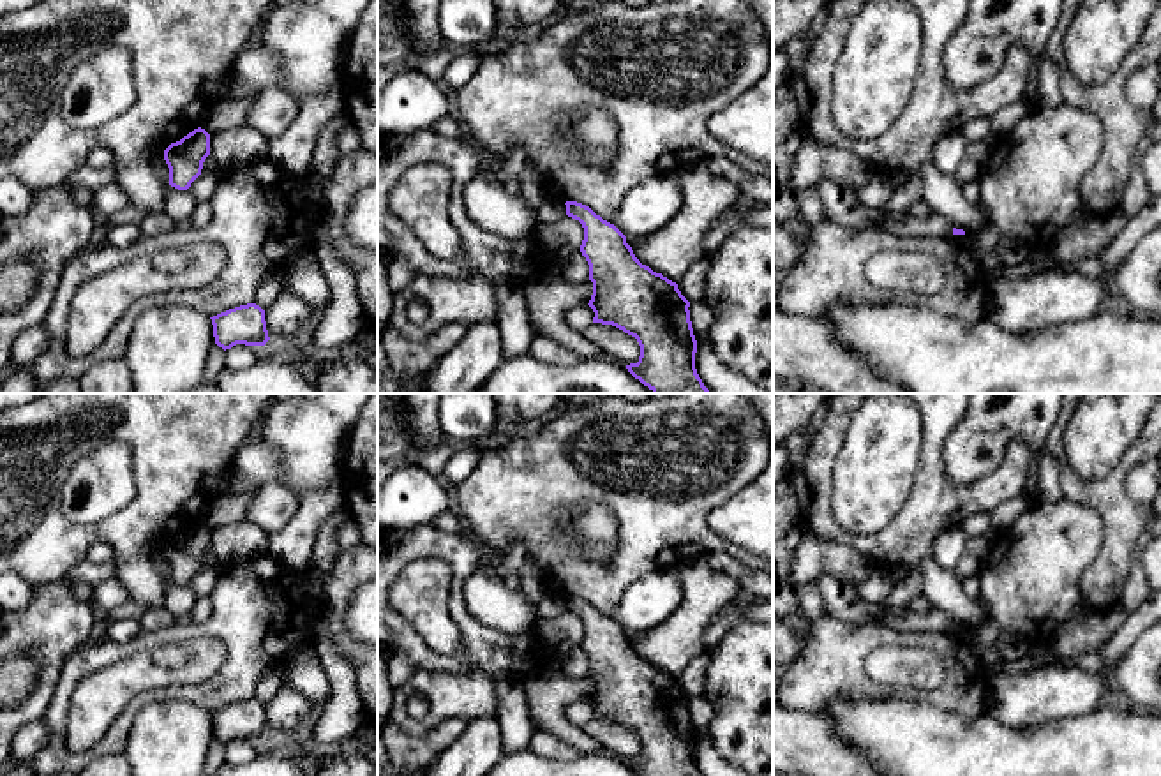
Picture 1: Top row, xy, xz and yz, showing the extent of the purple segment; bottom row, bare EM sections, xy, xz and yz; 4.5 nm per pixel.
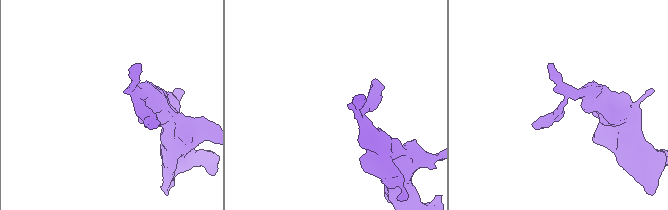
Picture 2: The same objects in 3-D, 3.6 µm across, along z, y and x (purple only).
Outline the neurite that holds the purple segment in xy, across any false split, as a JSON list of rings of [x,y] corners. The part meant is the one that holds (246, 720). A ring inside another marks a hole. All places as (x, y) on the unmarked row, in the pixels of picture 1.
[[[256,698],[229,704],[210,714],[215,739],[224,746],[236,739],[265,741],[270,735],[265,705]]]

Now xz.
[[[577,596],[565,600],[566,610],[584,623],[580,647],[593,677],[588,698],[595,707],[593,718],[612,720],[635,732],[640,741],[639,757],[626,760],[628,767],[639,776],[702,776],[695,764],[697,735],[690,716],[690,697],[678,679],[642,660],[626,638],[626,631],[589,601]]]

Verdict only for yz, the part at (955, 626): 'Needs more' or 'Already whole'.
Needs more

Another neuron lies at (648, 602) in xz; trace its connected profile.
[[[658,568],[635,580],[623,594],[614,621],[625,630],[644,633],[669,619],[683,600],[678,568]]]

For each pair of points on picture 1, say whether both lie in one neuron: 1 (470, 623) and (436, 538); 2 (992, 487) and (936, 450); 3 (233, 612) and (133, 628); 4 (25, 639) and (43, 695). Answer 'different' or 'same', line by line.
1: same
2: same
3: different
4: same

